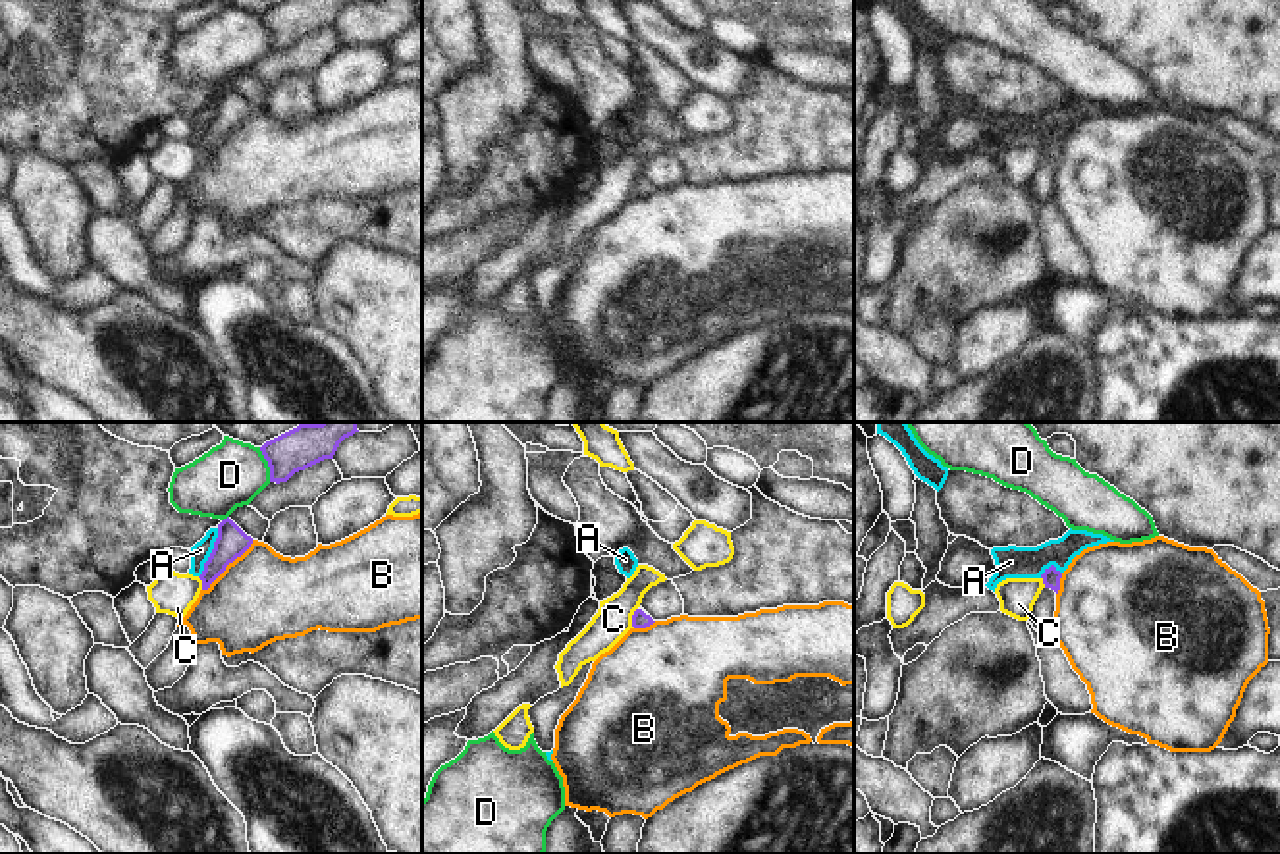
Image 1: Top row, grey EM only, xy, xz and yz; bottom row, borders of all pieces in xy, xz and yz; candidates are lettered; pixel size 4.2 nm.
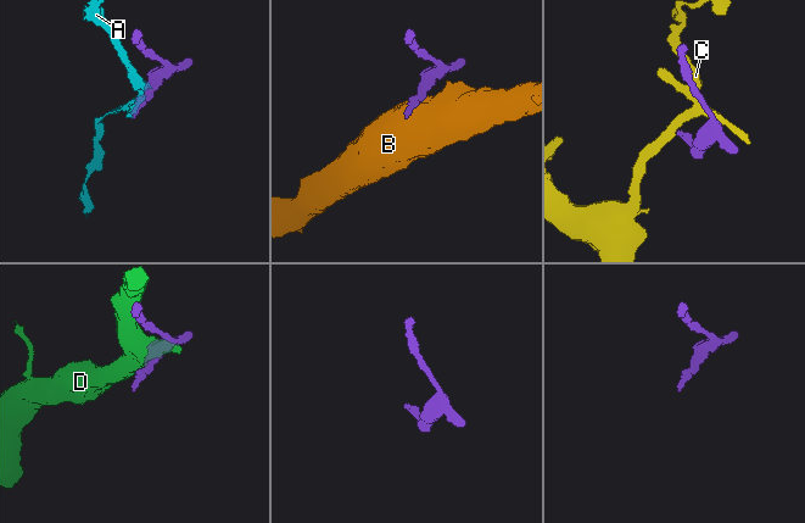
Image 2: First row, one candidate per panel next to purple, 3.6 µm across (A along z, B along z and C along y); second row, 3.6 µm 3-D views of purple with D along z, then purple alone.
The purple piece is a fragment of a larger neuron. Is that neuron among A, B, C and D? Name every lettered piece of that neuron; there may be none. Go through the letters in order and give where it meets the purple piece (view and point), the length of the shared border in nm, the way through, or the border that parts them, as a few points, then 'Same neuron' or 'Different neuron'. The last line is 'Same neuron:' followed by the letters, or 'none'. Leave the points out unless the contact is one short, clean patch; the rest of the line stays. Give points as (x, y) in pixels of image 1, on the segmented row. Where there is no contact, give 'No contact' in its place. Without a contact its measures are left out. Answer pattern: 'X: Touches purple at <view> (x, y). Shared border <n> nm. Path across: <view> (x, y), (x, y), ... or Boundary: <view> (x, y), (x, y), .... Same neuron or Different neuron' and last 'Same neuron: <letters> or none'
A: Touches purple at xy (211, 554). Shared border 220 nm. Boundary: xy (218, 529), (214, 548), (199, 577). Different neuron
B: Touches purple at xy (228, 563). Shared border 300 nm. Different neuron
C: Touches purple at xz (633, 617). Shared border 90 nm. Boundary: xz (637, 608), (633, 627). Different neuron
D: Touches purple at xy (268, 465). Shared border 150 nm. Different neuron
Same neuron: none.

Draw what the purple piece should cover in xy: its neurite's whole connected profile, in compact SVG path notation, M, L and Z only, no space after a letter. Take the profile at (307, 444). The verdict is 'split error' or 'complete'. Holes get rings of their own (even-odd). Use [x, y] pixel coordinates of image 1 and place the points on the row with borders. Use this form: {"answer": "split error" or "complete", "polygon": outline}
{"answer": "complete", "polygon": "M357 422L299 424L266 441L260 451L270 467L270 482L287 482L295 472L333 459L339 443L355 432Z"}

